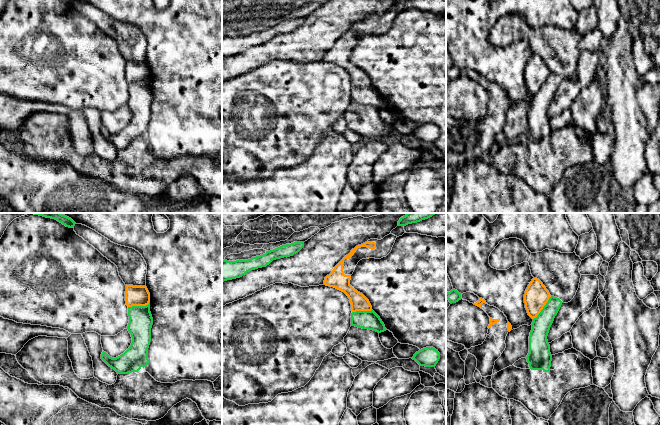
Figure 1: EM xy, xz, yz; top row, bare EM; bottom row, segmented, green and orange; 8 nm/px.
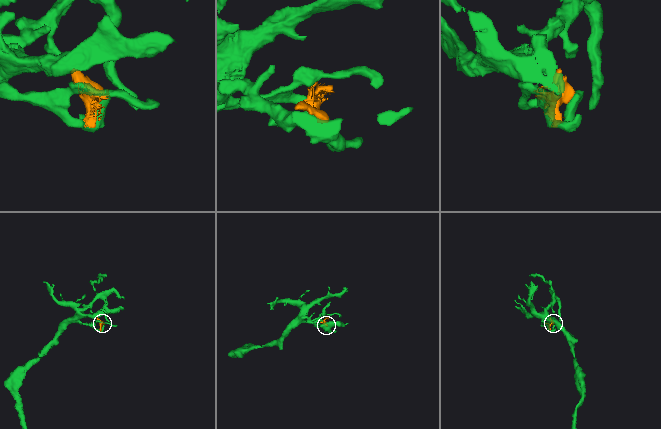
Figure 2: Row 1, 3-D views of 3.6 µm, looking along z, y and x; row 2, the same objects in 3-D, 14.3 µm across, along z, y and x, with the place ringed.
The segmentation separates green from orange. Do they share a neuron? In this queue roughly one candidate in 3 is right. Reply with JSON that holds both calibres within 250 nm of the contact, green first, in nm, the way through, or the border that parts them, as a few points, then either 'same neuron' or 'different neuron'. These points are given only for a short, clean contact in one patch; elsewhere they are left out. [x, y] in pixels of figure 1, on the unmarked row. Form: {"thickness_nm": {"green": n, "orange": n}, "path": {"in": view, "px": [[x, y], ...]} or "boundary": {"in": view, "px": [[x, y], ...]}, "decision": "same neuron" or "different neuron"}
{"thickness_nm": {"green": 150, "orange": 200}, "boundary": {"in": "yz", "px": [[551, 72], [533, 95]]}, "decision": "different neuron"}

